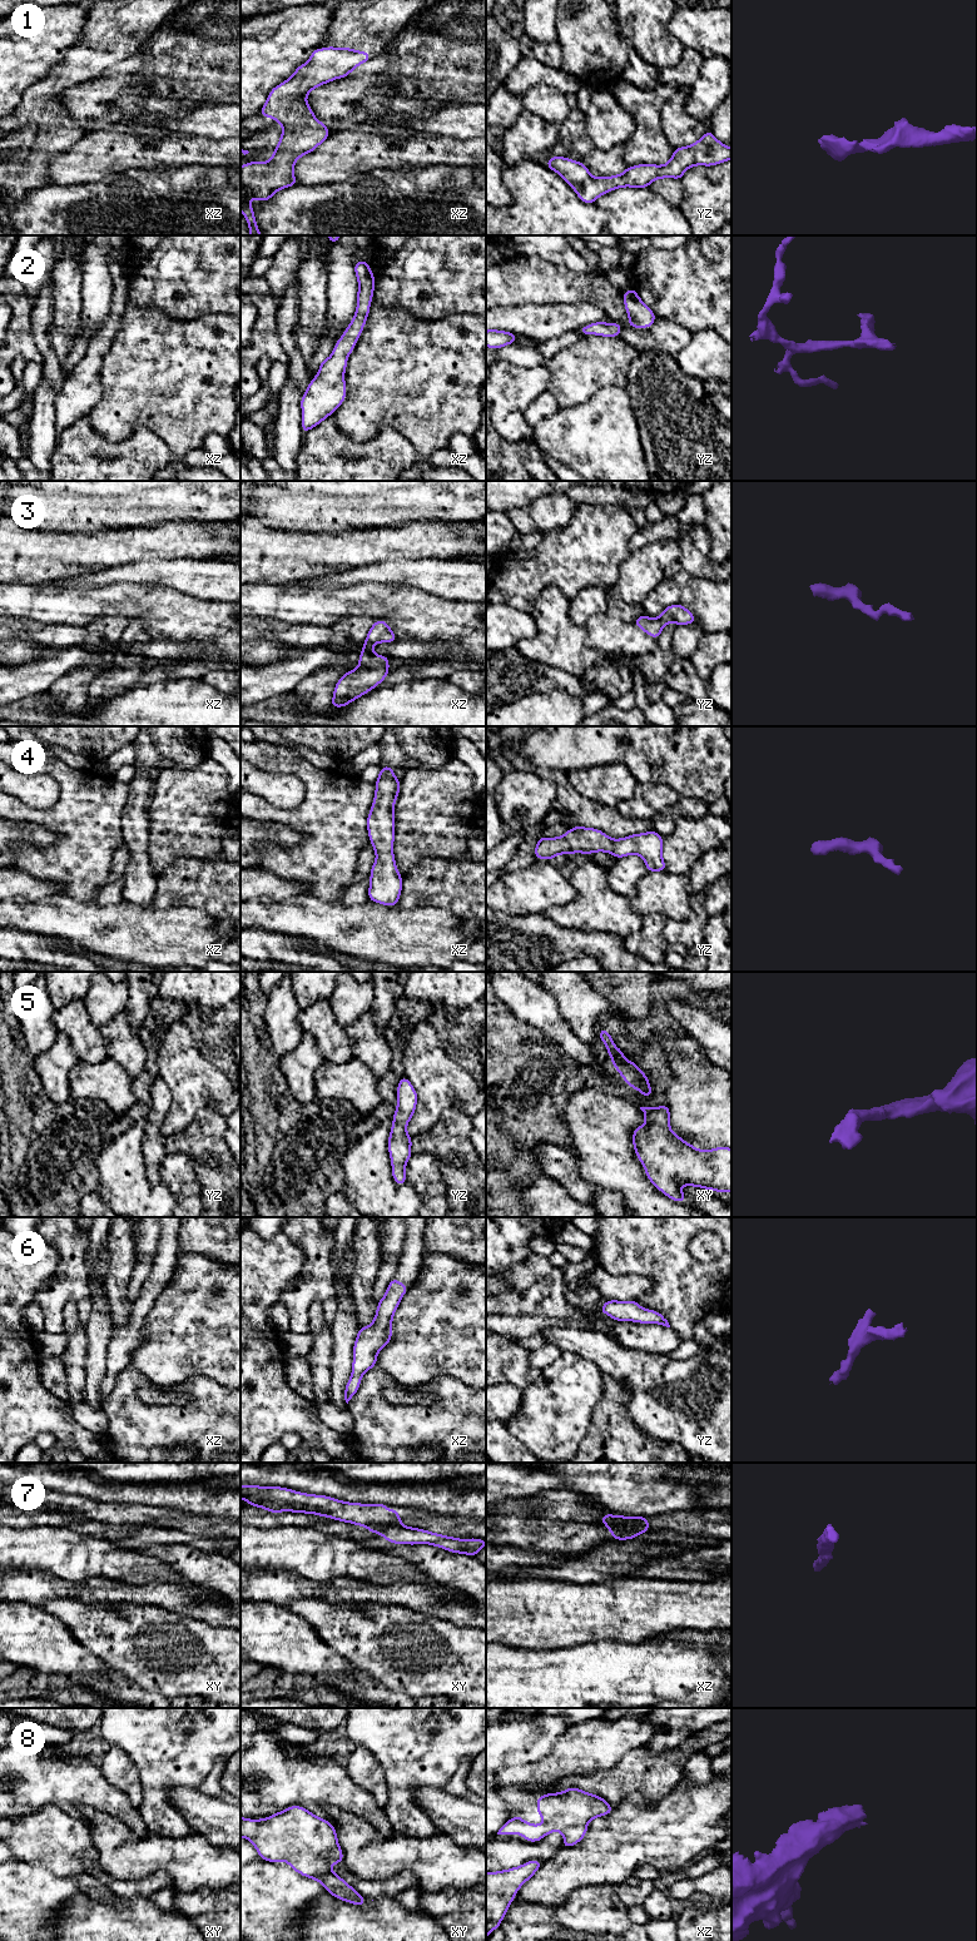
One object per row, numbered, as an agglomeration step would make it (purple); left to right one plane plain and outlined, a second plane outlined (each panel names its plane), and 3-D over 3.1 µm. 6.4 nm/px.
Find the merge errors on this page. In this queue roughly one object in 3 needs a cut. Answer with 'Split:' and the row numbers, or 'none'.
Split: 7

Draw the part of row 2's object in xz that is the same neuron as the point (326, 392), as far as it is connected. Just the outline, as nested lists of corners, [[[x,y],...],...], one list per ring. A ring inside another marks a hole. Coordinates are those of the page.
[[[366,260],[354,263],[354,273],[358,279],[356,314],[336,342],[332,354],[322,359],[316,377],[301,398],[304,435],[331,416],[346,399],[347,358],[354,351],[354,344],[368,318],[376,279]]]

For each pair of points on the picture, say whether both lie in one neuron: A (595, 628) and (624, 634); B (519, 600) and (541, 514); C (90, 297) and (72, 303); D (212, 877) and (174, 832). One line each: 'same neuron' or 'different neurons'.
A: same neuron
B: different neurons
C: different neurons
D: different neurons

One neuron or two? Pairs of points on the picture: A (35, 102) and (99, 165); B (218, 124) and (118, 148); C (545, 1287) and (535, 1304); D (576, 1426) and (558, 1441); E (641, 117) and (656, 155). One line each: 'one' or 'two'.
A: two
B: two
C: one
D: one
E: one

